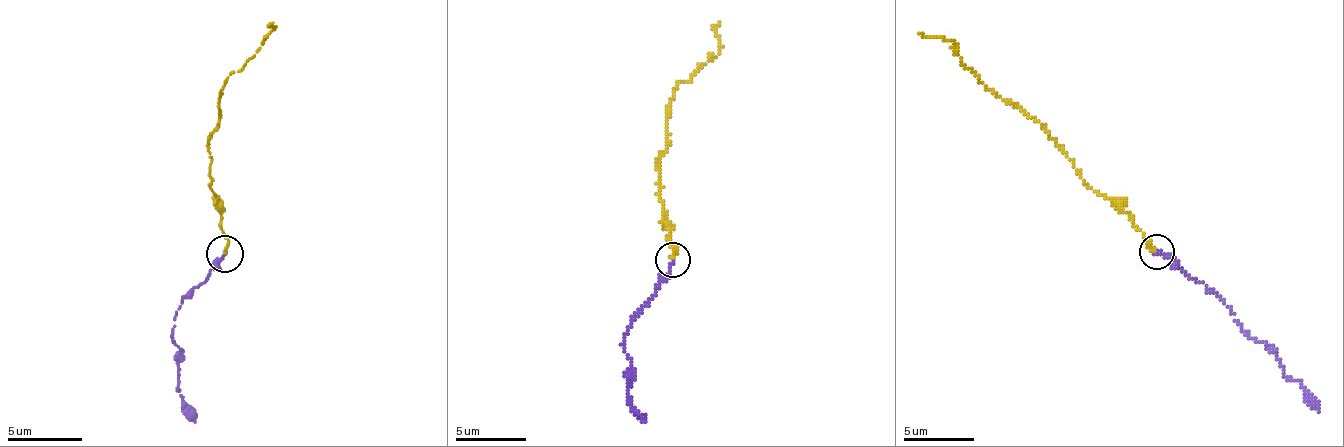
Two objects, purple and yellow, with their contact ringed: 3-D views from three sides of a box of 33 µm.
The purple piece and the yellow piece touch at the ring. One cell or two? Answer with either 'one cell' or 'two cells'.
one cell

